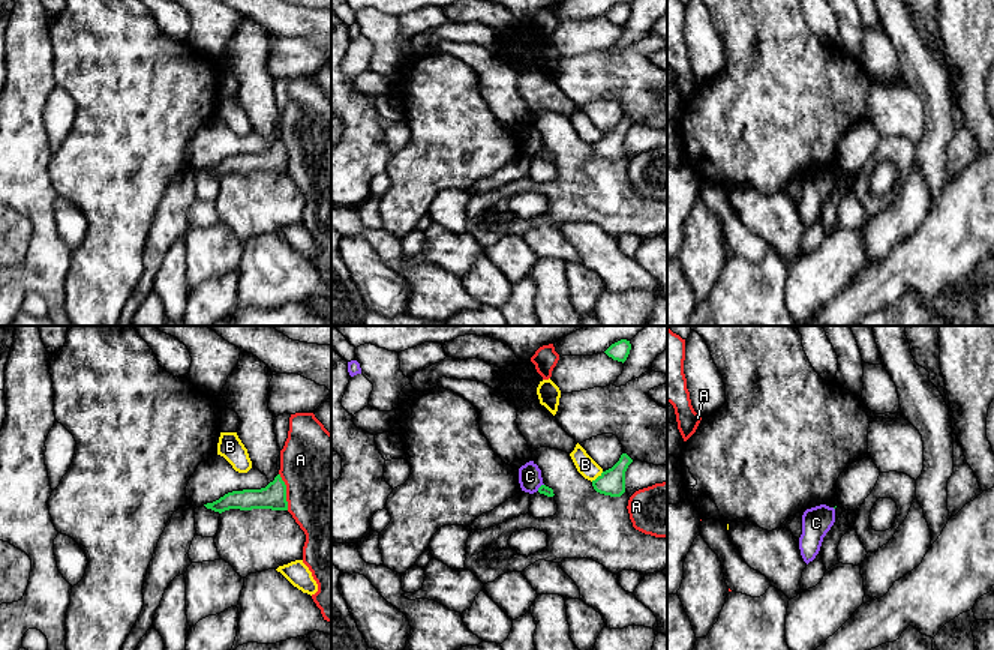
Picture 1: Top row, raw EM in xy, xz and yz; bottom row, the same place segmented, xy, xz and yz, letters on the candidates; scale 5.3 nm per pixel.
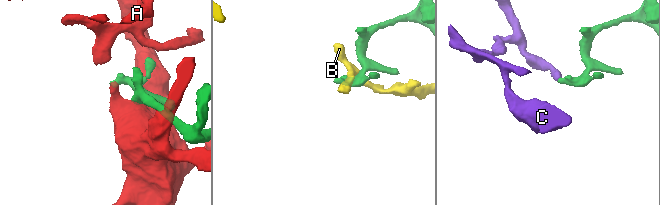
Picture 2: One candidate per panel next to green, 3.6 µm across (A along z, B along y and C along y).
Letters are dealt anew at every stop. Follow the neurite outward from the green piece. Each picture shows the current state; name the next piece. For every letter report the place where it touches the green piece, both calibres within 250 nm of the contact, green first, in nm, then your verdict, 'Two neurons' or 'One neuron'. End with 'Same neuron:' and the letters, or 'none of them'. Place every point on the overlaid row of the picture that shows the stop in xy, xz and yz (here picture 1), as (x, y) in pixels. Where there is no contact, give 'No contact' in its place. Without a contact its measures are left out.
A: Touches green at xy (285, 491). Thickness 140 nm (green) against 480 nm. Two neurons
B: Touches green at xz (598, 476). Thickness 140 nm (green) against 100 nm. Two neurons
C: Touches green at xz (540, 487). Thickness 50 nm (green) against 130 nm. Two neurons
Same neuron: none of them

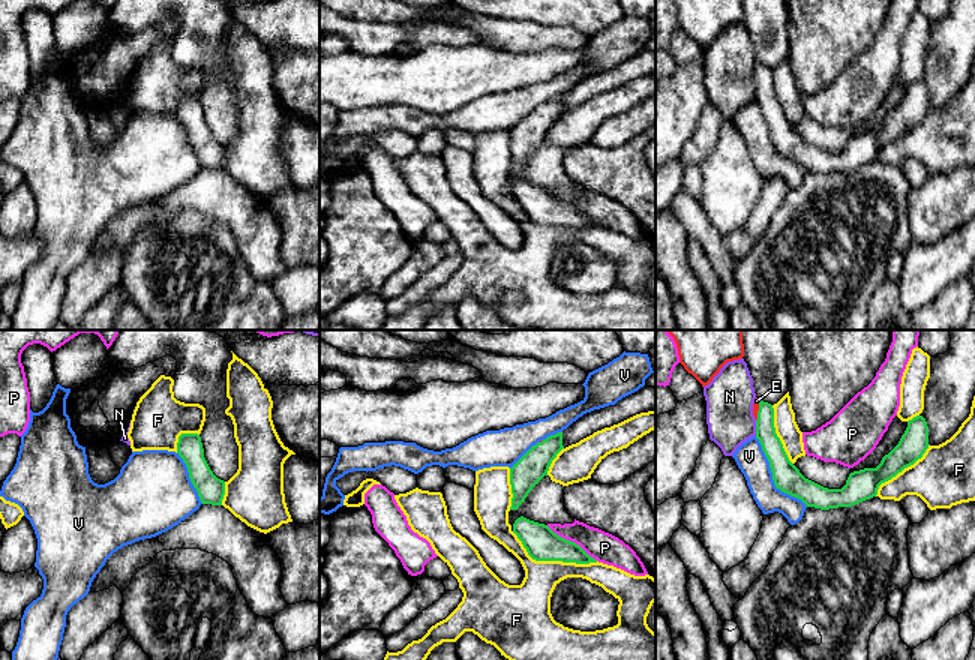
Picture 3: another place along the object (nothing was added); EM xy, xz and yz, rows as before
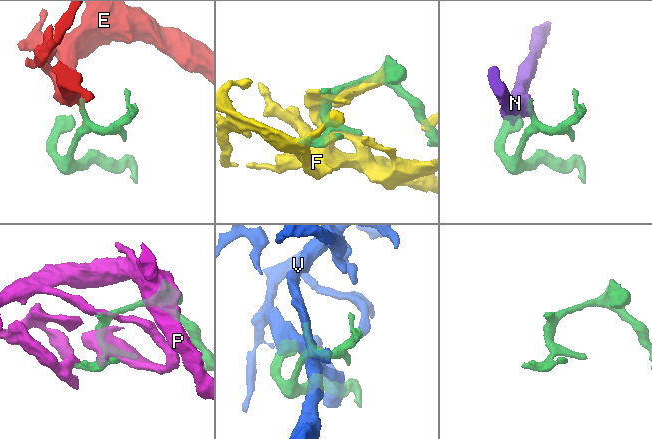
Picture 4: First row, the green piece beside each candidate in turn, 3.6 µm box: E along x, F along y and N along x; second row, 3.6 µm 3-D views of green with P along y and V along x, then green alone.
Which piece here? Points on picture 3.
E: Touches green at yz (758, 411). Thickness 110 nm (green) against 30 nm. One neuron
F: Touches green at xz (552, 560). Thickness 180 nm (green) against 200 nm. Two neurons
N: Touches green at yz (756, 428). Thickness 120 nm (green) against 260 nm. Two neurons
P: Touches green at xz (572, 542). Thickness 180 nm (green) against 160 nm. Two neurons
V: Touches green at yz (773, 477). Thickness 150 nm (green) against 160 nm. Two neurons
Same neuron: E

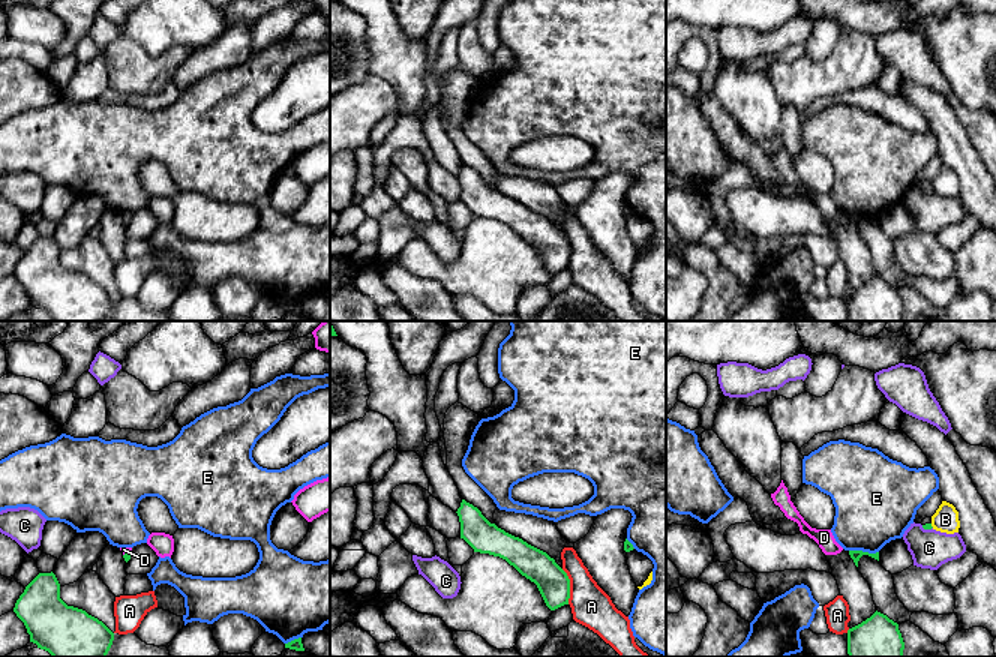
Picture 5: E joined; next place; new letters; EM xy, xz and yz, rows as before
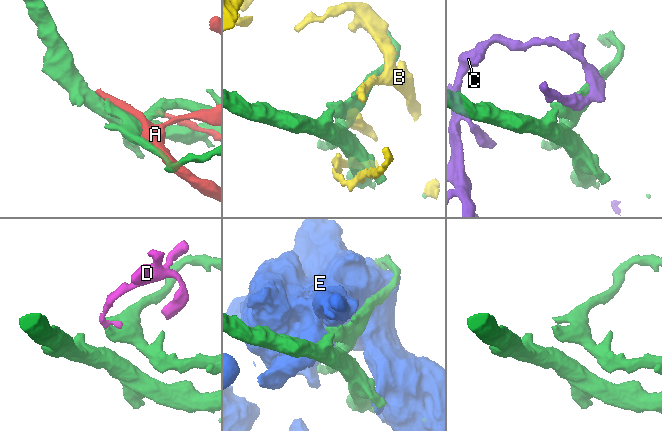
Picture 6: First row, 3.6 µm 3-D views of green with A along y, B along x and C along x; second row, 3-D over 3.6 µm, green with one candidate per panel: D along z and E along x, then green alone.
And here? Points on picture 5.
A: Touches green at xz (569, 587). Thickness 170 nm (green) against 220 nm. Two neurons
B: Touches green at yz (930, 525). Thickness 30 nm (green) against 140 nm. Two neurons
C: Touches green at yz (927, 528). Thickness 30 nm (green) against 200 nm. Two neurons
D: Touches green at xy (128, 552). Thickness 40 nm (green) against 30 nm. One neuron
E: Touches green at yz (864, 552). Thickness 60 nm (green) against 400 nm. Two neurons
Same neuron: D

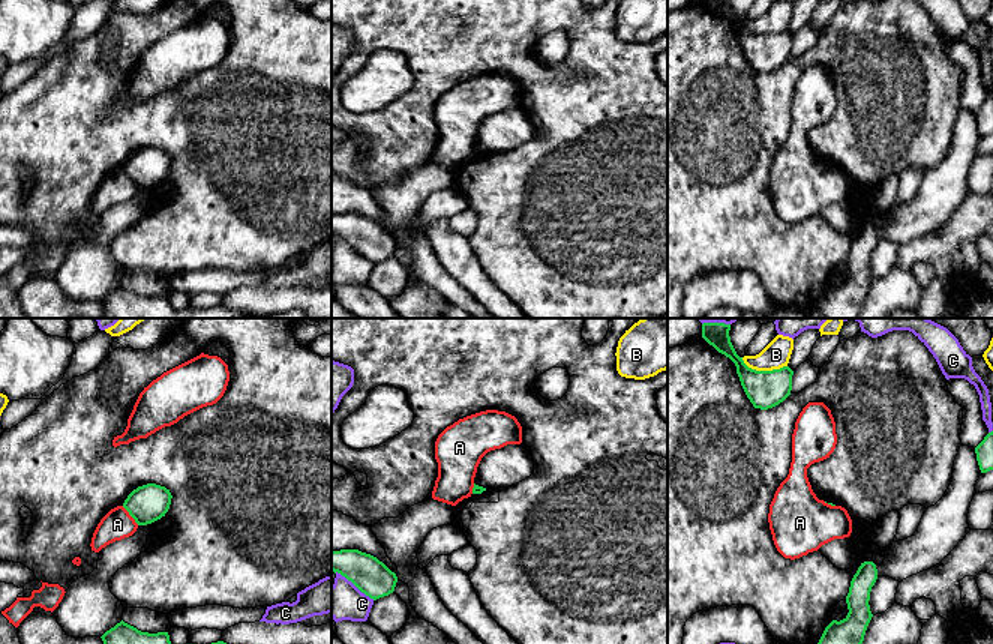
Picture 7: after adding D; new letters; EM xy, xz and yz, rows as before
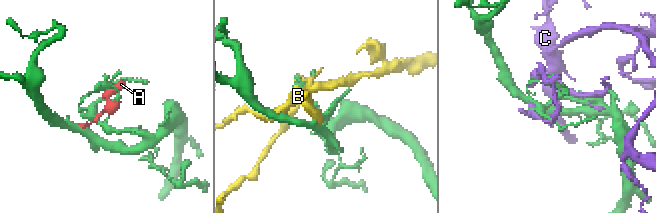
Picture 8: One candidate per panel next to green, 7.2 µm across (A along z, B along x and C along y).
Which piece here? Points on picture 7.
A: Touches green at xy (129, 514). Thickness 200 nm (green) against 160 nm. Two neurons
B: Touches green at yz (764, 371). Thickness 200 nm (green) against 150 nm. Two neurons
C: Touches green at xz (354, 584). Thickness 190 nm (green) against 200 nm. Two neurons
Same neuron: none of them

